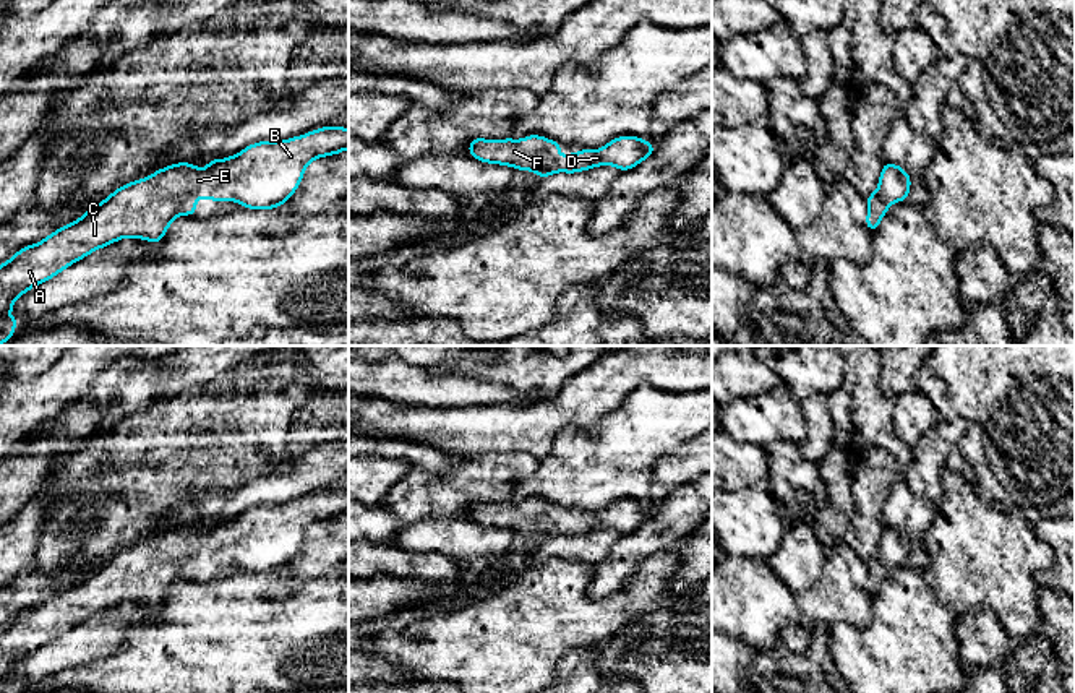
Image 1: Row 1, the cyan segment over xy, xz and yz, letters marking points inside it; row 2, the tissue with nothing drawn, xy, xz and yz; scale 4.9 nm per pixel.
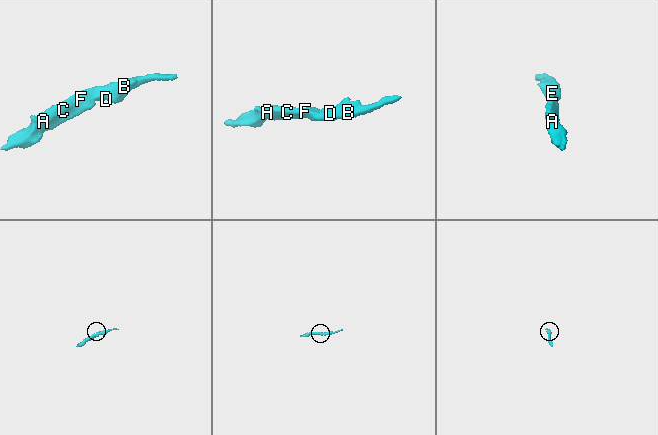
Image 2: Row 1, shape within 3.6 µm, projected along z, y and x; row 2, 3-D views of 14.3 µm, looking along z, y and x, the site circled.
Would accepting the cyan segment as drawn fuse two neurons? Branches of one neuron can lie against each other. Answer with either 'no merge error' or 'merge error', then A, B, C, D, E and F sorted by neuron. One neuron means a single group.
no merge error; groups A B C D E F

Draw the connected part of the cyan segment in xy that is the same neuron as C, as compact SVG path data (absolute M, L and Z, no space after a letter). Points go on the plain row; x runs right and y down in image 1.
M321 490L282 505L253 506L230 521L209 523L204 532L198 532L193 526L170 527L154 534L151 540L117 552L79 583L58 591L34 609L23 610L0 628L0 683L5 677L10 678L6 688L0 687L0 693L16 691L19 682L11 677L16 662L89 617L125 600L159 607L177 579L196 576L196 562L221 566L238 565L242 571L248 573L281 571L300 550L311 524L340 518L345 513L349 513L349 492Z

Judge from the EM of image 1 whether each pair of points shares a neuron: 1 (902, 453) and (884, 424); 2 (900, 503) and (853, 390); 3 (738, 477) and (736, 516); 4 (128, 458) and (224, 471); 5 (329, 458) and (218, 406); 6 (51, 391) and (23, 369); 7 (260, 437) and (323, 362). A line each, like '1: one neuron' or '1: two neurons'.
1: one neuron
2: two neurons
3: two neurons
4: one neuron
5: two neurons
6: two neurons
7: two neurons

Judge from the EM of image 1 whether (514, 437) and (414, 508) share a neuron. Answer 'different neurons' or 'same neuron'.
different neurons

